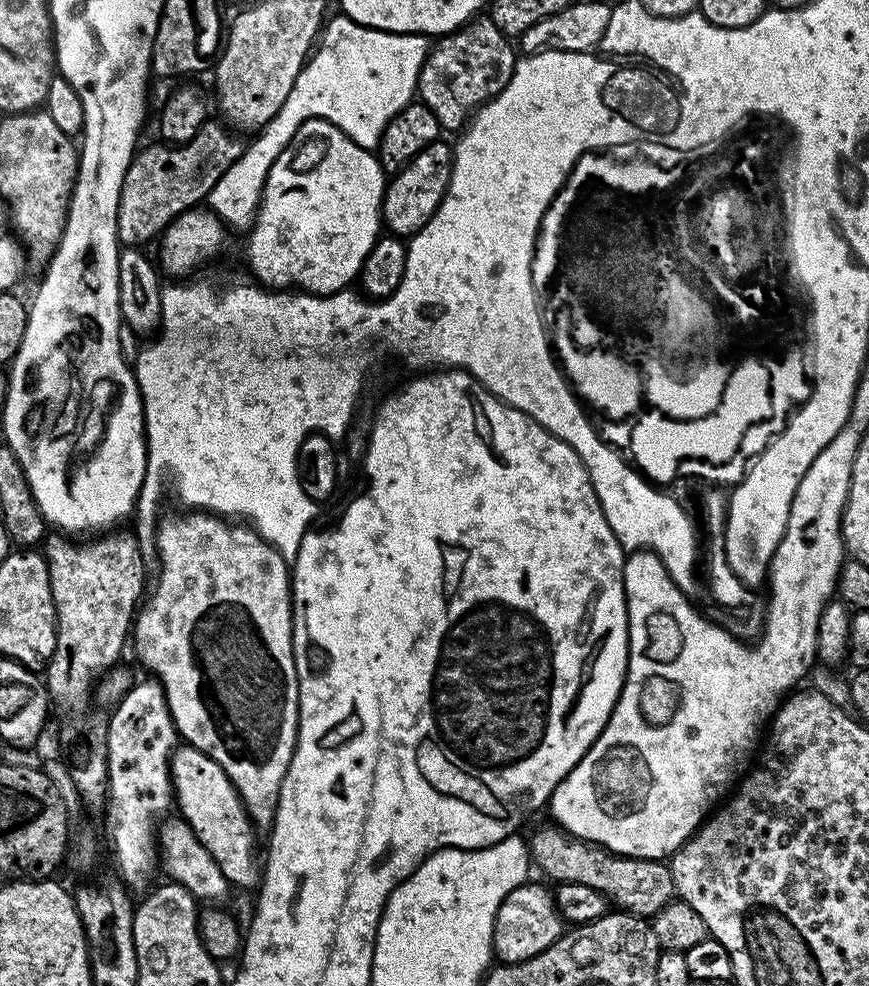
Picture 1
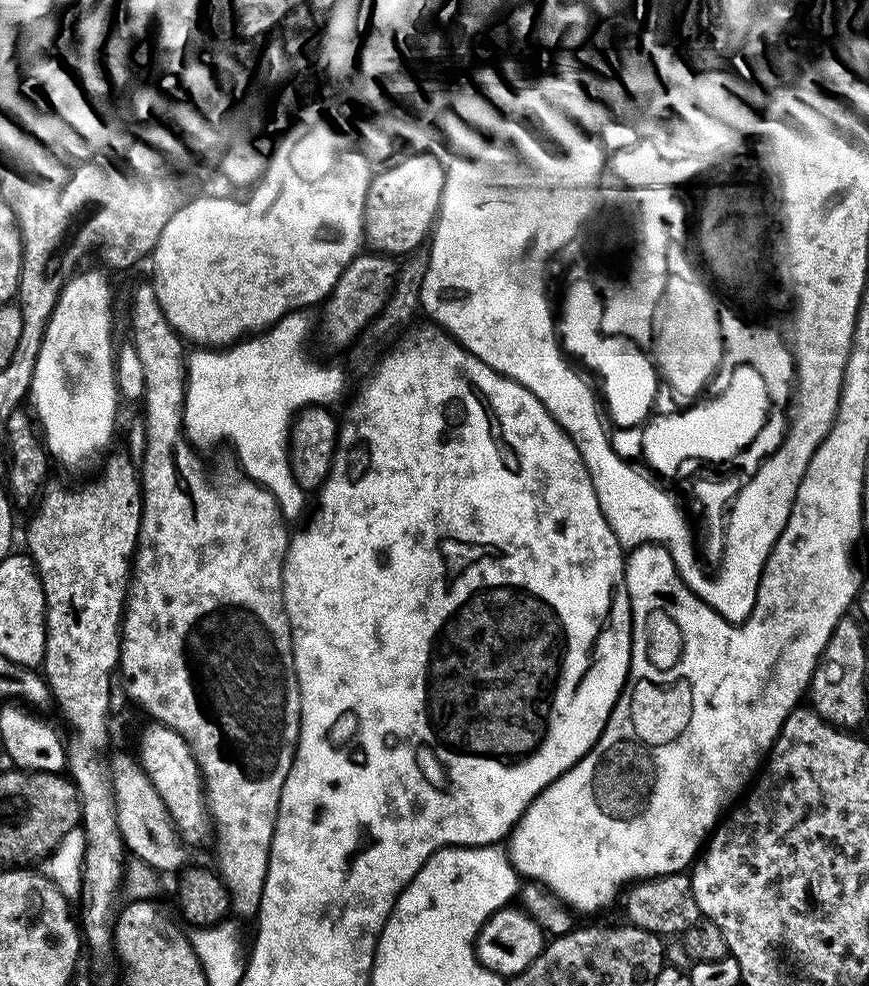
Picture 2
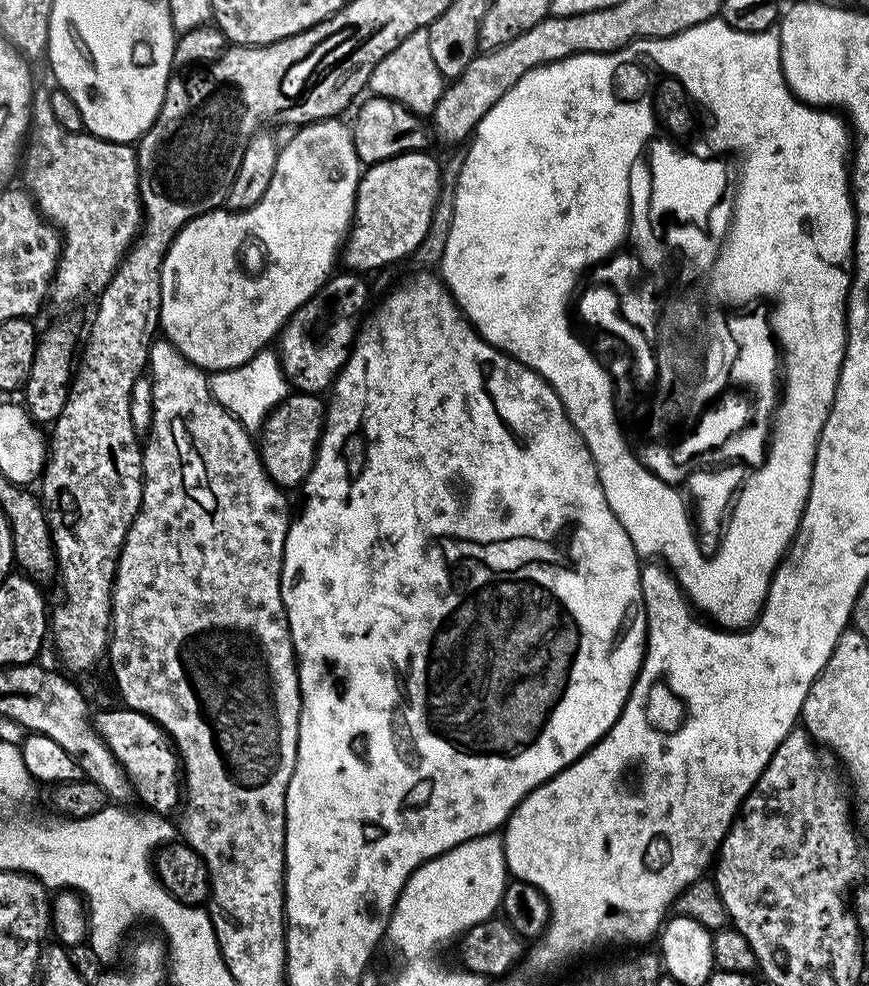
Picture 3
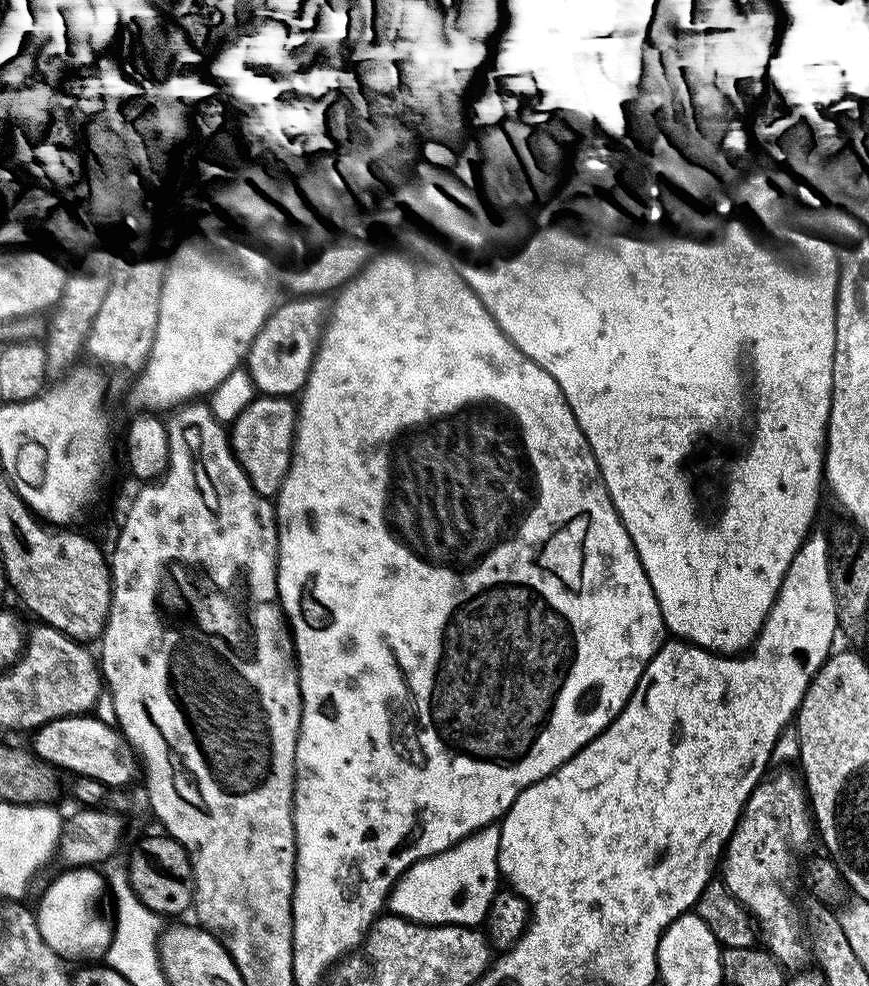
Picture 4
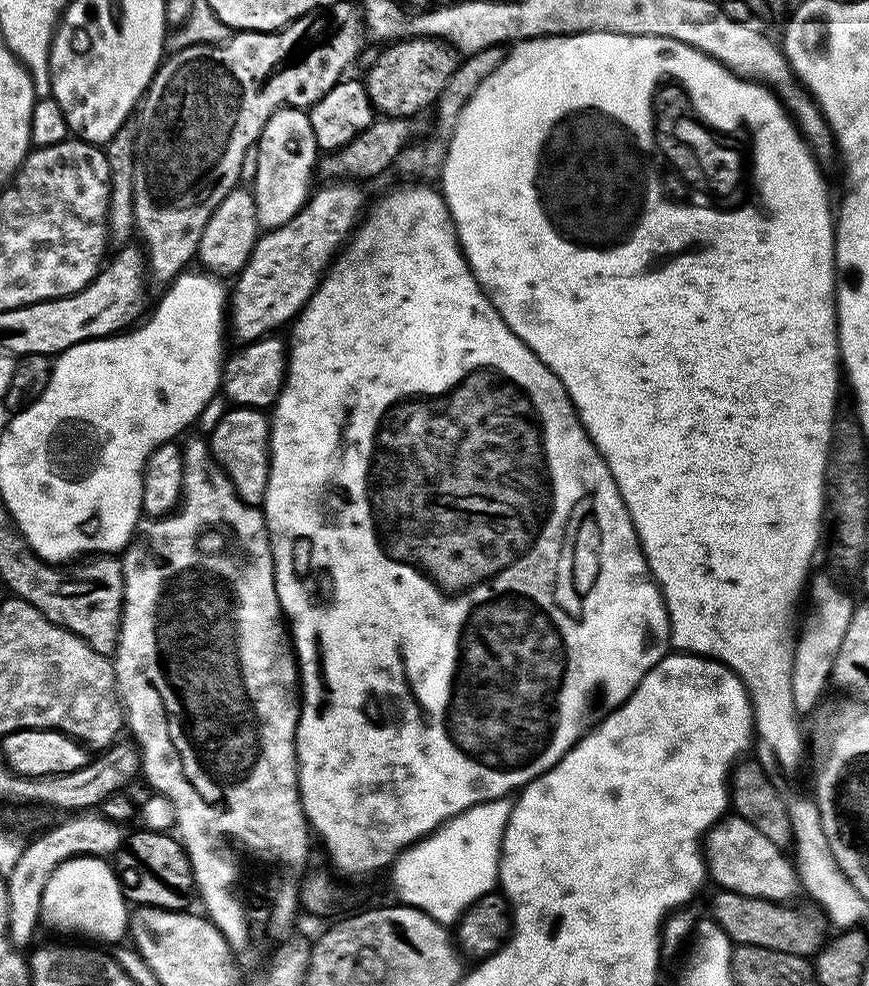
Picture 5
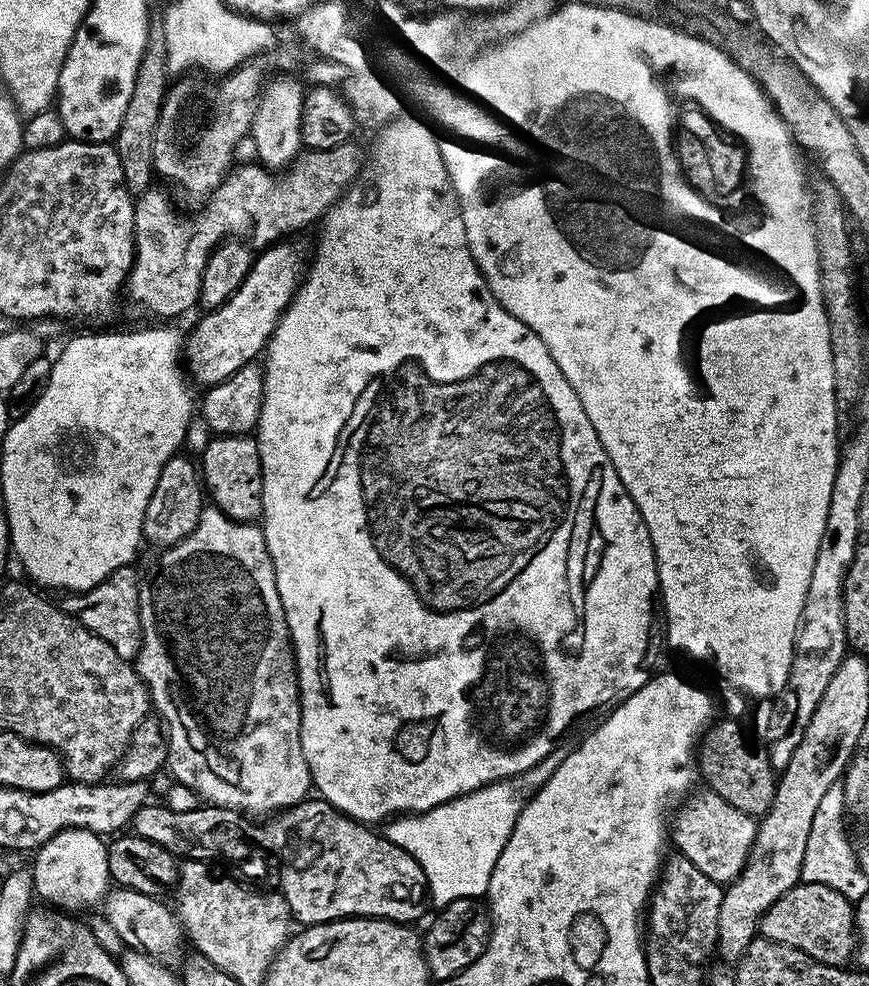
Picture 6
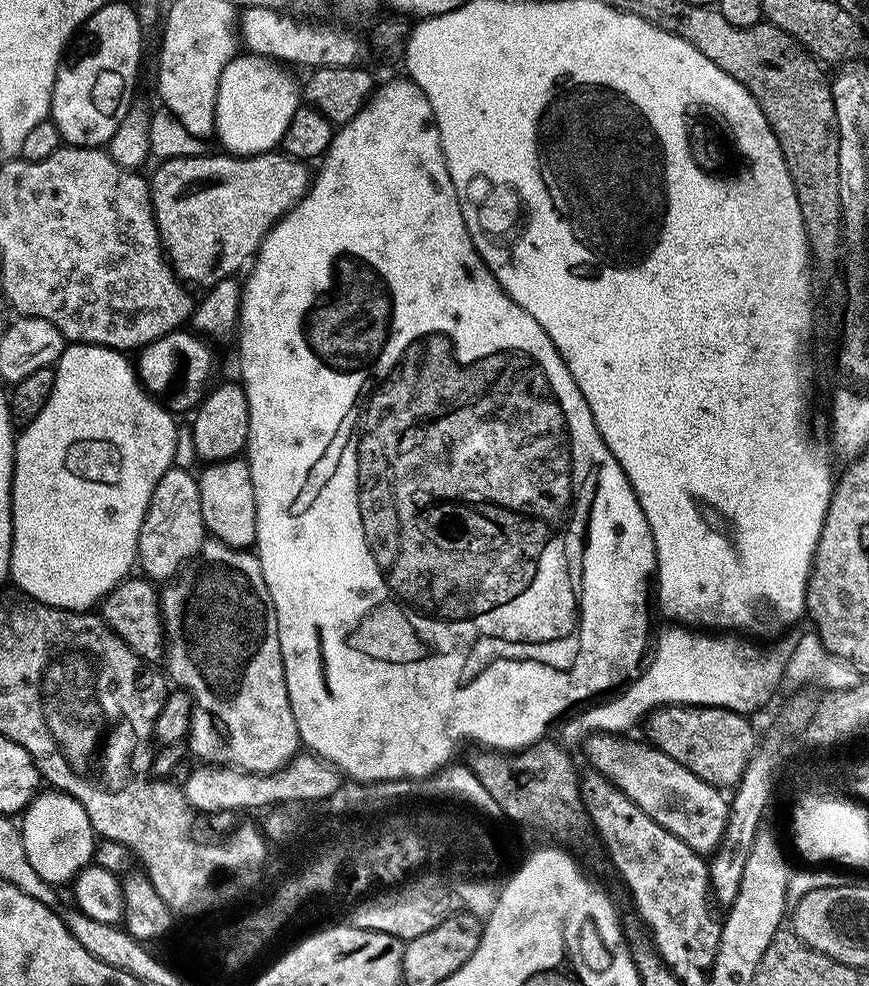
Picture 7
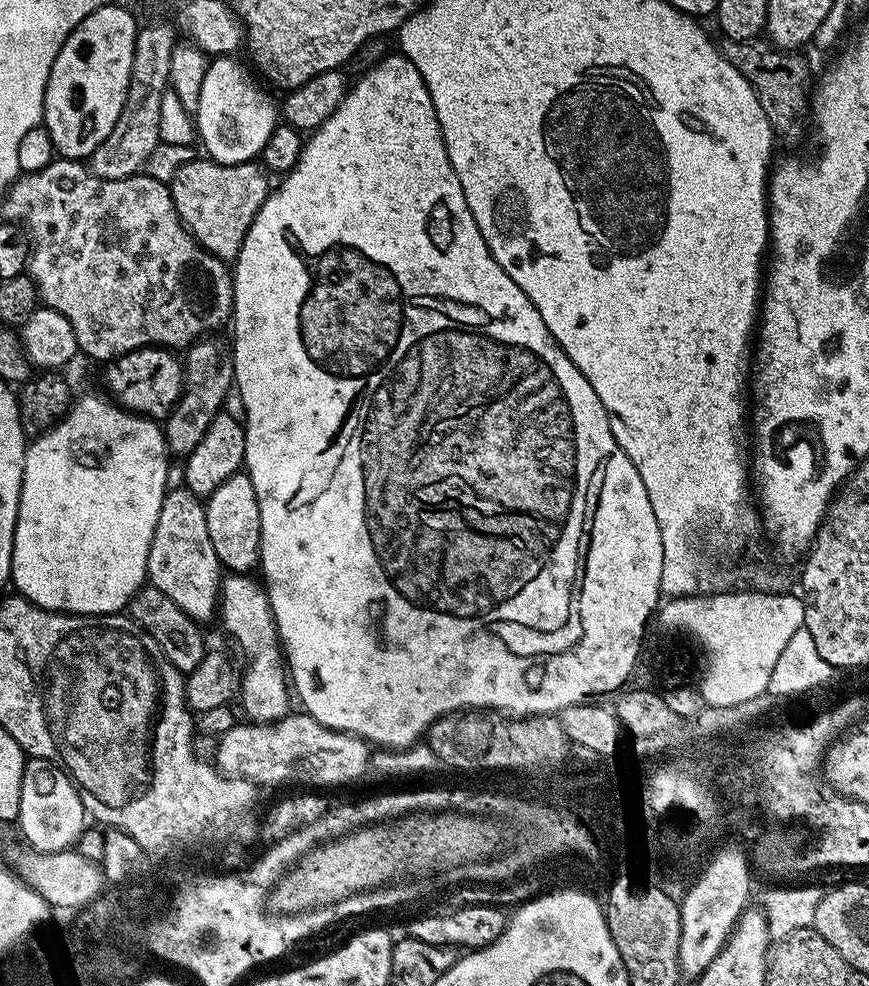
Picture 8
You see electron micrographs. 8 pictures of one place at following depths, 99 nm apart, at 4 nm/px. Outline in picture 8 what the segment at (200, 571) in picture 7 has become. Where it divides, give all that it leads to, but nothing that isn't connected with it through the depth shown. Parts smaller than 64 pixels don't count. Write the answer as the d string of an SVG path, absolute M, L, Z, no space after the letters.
M228 574L223 577L222 583L220 585L220 594L219 594L219 605L218 605L218 620L221 620L224 623L224 628L229 632L230 635L233 636L234 639L237 640L238 643L241 644L242 647L248 651L248 669L243 669L242 679L240 681L240 690L238 693L238 701L240 700L240 704L244 707L244 712L249 721L255 722L257 724L270 724L275 721L278 721L283 718L283 716L289 715L290 708L288 708L288 696L290 700L290 684L286 679L286 664L282 659L282 645L280 642L280 637L276 630L276 619L272 617L272 607L270 606L270 602L268 601L267 591L259 583L256 584L252 581L253 577L248 574Z

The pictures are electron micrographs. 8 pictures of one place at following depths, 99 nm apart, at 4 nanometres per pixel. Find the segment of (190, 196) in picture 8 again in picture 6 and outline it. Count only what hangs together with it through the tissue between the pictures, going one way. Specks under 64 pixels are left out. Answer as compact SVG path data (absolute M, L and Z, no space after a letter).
M356 142L339 144L330 150L301 151L296 159L287 165L285 176L271 176L264 168L256 164L244 164L233 167L225 176L206 203L199 209L200 216L187 220L184 216L176 216L172 209L172 200L157 186L150 186L145 192L135 197L136 213L134 214L134 234L136 255L132 258L132 269L128 272L126 292L132 295L136 304L141 304L148 312L156 316L180 316L193 307L197 307L202 286L202 270L208 261L208 254L217 244L229 239L239 238L247 242L253 249L263 250L277 242L283 241L291 232L299 230L303 224L319 221L324 213L332 207L341 194L352 185L356 175L366 159L366 152Z

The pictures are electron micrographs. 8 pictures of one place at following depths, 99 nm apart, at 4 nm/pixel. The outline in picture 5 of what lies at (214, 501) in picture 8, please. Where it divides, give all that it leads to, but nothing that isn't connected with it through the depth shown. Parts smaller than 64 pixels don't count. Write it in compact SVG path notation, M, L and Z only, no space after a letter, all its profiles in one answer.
M232 406L218 418L217 425L207 433L206 439L208 447L212 450L212 457L218 461L220 468L230 478L230 482L234 486L234 490L238 494L238 498L242 498L242 502L263 505L264 495L266 494L266 486L270 478L270 462L272 461L272 453L268 439L272 433L272 425L270 416L263 408L241 408Z

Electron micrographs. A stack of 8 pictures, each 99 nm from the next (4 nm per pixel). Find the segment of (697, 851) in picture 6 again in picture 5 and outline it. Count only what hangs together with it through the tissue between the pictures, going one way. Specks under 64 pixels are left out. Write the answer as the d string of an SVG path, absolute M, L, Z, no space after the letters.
M727 815L713 825L704 839L704 856L709 879L711 881L713 879L718 884L716 886L723 891L740 893L743 896L762 897L776 903L793 901L794 897L801 893L800 878L796 872L795 863L785 854L785 851L772 844L764 834L756 830L750 821L738 815Z

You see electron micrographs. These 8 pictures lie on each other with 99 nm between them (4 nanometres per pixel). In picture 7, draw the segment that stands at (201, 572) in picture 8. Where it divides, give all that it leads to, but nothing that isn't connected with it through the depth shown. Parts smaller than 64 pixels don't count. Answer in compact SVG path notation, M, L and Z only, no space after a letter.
M171 467L159 479L139 528L137 563L154 582L171 579L204 544L207 528L202 518L199 479L189 470Z

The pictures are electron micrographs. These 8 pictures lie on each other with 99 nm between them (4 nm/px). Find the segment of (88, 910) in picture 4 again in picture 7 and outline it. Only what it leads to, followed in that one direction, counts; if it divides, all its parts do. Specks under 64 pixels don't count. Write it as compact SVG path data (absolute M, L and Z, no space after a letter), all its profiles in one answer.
M59 790L41 791L22 813L22 833L26 858L38 877L50 885L72 882L94 860L98 836L92 833L89 809L73 796Z

